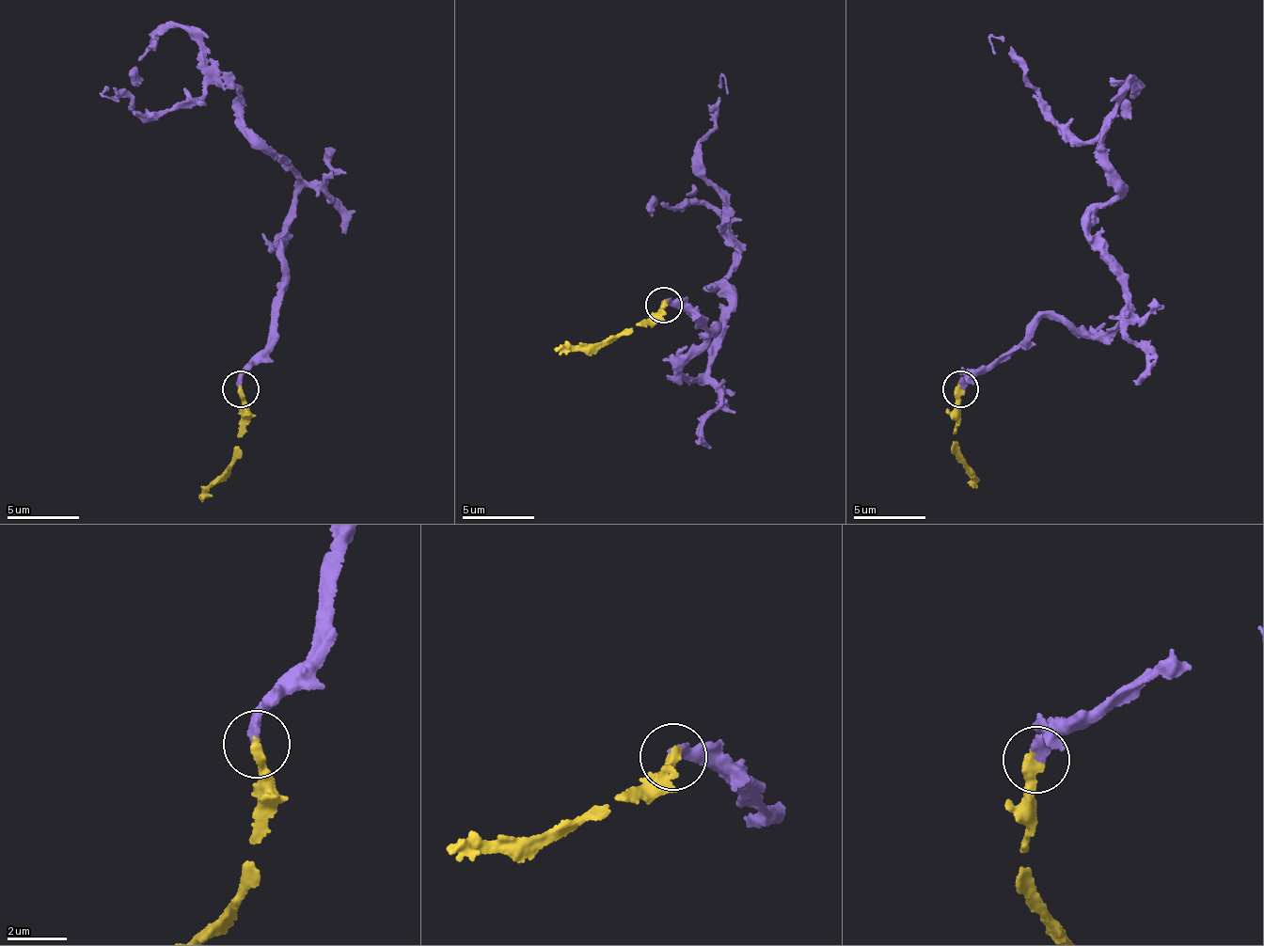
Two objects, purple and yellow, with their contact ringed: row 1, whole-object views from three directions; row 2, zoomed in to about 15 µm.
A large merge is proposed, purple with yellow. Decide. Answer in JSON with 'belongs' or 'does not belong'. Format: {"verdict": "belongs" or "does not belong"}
{"verdict": "belongs"}

